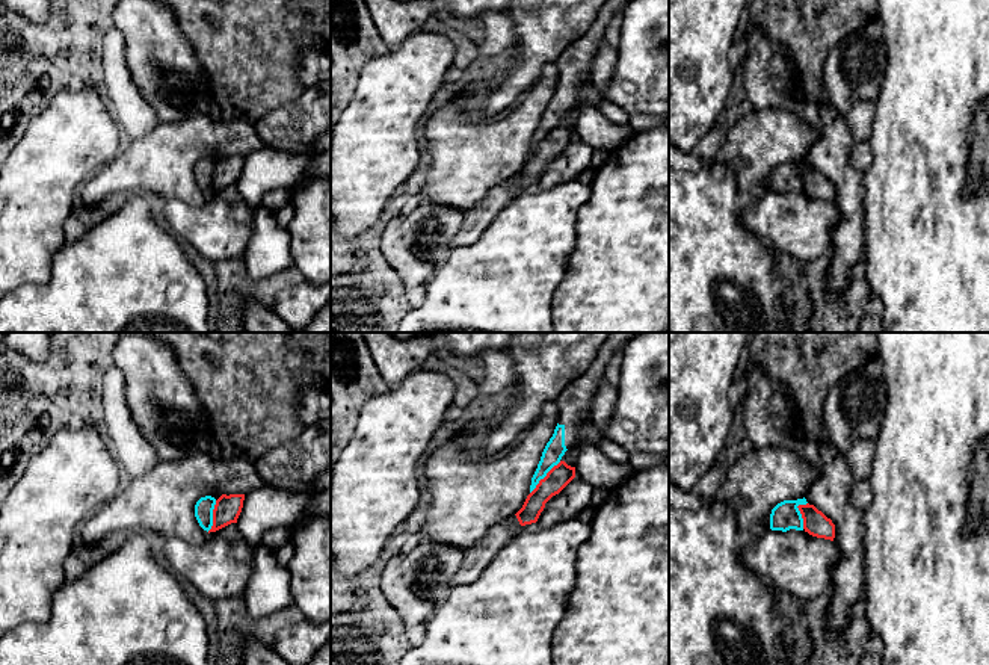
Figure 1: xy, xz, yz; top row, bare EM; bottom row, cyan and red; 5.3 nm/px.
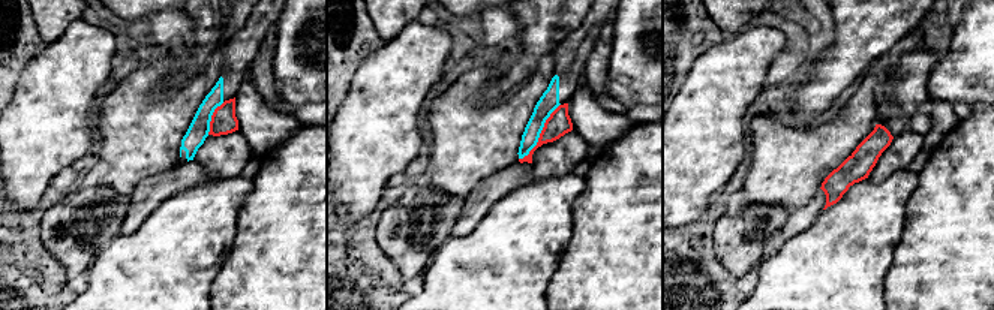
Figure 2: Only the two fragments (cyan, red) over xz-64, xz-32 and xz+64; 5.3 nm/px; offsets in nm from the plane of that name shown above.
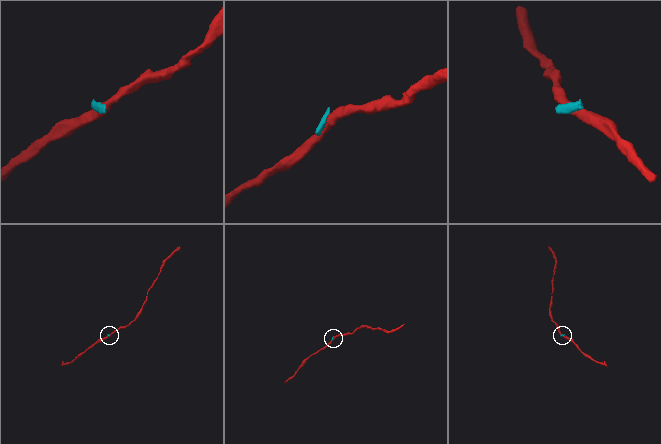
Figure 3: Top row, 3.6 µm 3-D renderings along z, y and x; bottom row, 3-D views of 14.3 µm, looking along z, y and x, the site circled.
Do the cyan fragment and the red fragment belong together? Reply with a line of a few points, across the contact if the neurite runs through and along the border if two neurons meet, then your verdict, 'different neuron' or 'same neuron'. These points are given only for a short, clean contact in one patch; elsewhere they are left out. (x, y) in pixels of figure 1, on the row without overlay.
line xz (560, 123), (530, 154); different neuron

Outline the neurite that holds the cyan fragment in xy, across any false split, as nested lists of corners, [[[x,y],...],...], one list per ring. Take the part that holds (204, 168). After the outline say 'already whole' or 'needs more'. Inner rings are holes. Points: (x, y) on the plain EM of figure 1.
[[[211,157],[201,159],[195,166],[195,178],[204,192],[210,192],[213,187],[213,171],[216,160]]] | already whole

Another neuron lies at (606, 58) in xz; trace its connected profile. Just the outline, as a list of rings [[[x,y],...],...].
[[[622,12],[616,14],[605,27],[604,39],[595,54],[590,68],[590,79],[601,100],[604,100],[604,94],[616,68],[621,30],[622,30]]]

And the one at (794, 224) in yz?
[[[805,190],[769,192],[756,198],[750,209],[741,210],[741,224],[756,239],[779,255],[791,255],[802,261],[829,258],[833,251],[832,231],[840,222],[833,203],[809,196]]]

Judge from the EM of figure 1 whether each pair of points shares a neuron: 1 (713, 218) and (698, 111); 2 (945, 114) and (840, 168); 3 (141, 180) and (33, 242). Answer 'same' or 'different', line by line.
1: different
2: different
3: different

